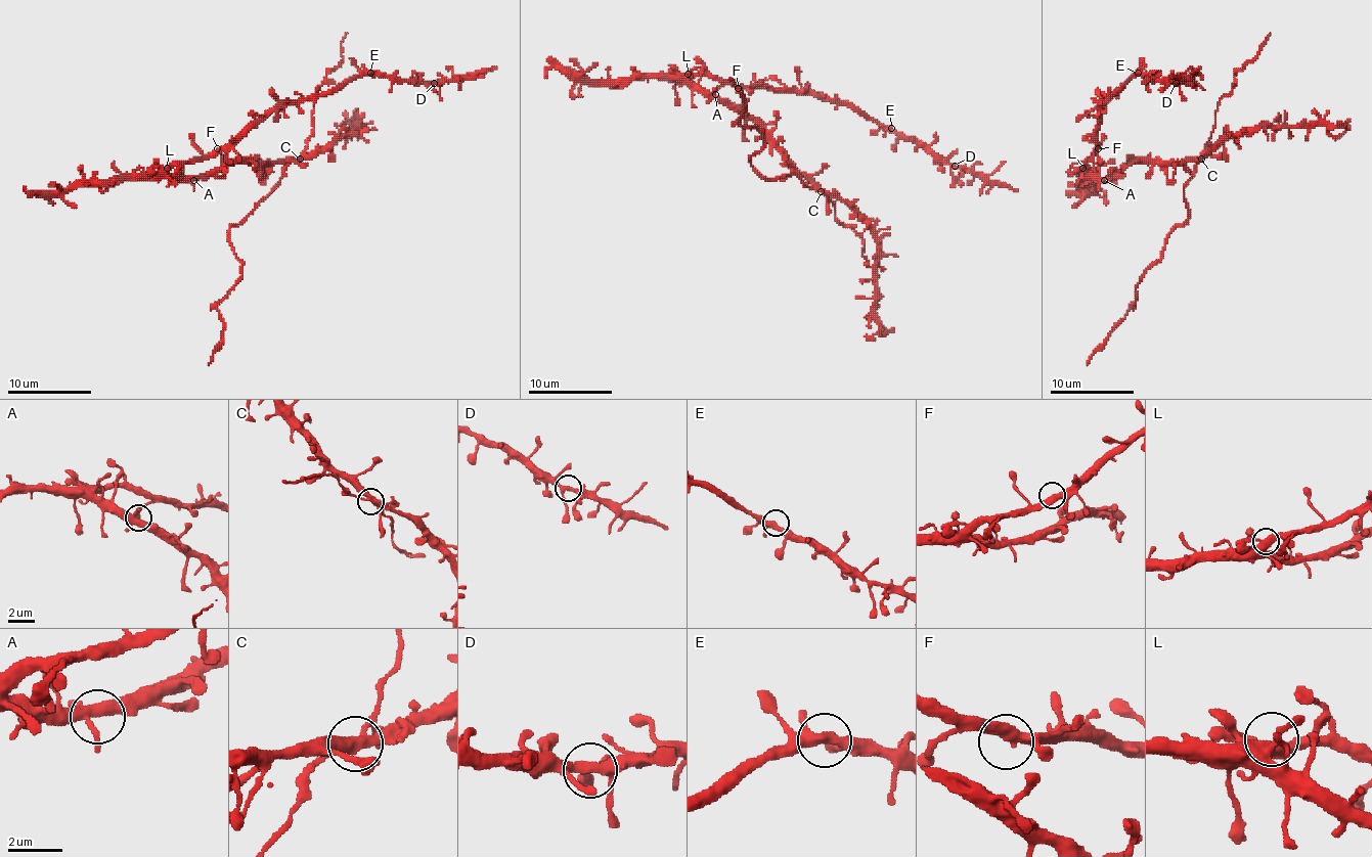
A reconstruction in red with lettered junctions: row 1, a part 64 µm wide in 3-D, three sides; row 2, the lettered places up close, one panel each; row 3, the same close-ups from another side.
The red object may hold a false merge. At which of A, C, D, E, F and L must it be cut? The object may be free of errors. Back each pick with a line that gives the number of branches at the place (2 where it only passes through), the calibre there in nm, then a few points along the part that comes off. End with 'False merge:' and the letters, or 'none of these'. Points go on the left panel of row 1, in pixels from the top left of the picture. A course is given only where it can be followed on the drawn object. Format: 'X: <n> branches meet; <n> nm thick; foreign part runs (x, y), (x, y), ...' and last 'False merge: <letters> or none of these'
False merge: none of these

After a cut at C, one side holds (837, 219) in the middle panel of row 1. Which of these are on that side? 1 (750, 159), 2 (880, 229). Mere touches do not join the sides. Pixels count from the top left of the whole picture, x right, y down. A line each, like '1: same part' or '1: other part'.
1: same part
2: other part

